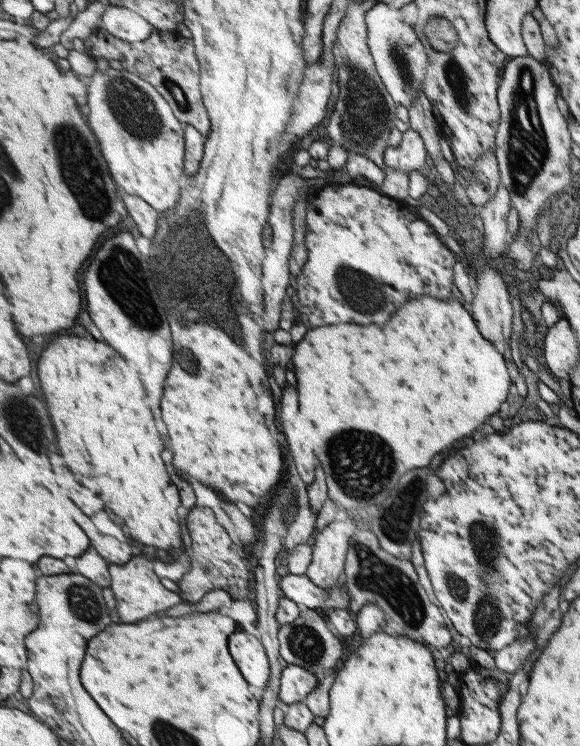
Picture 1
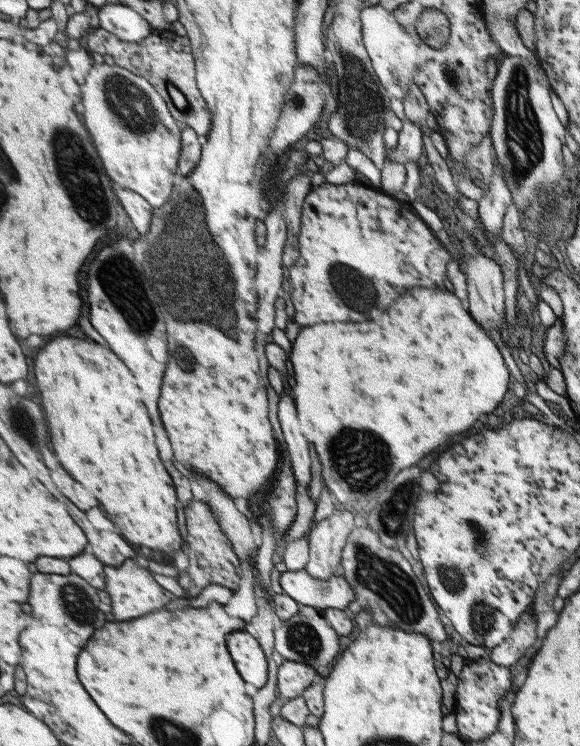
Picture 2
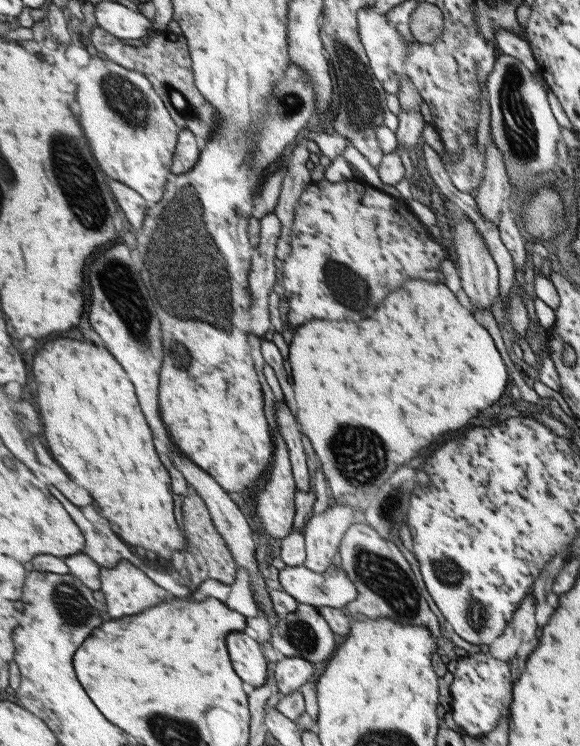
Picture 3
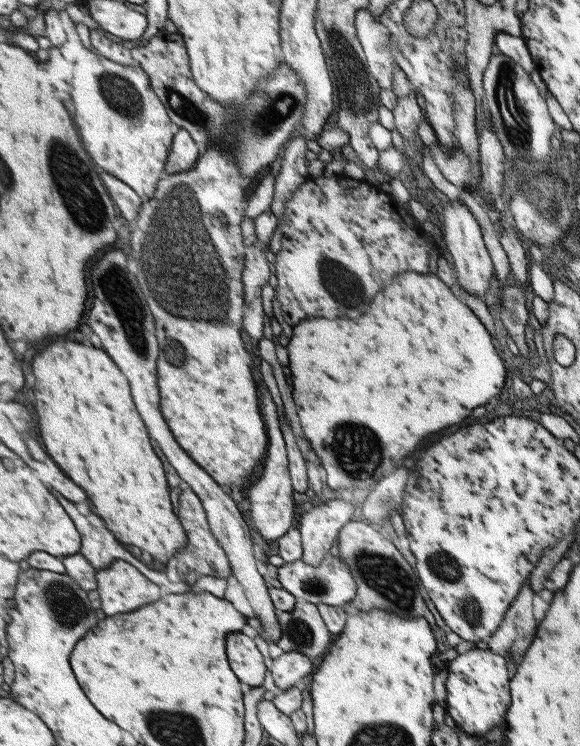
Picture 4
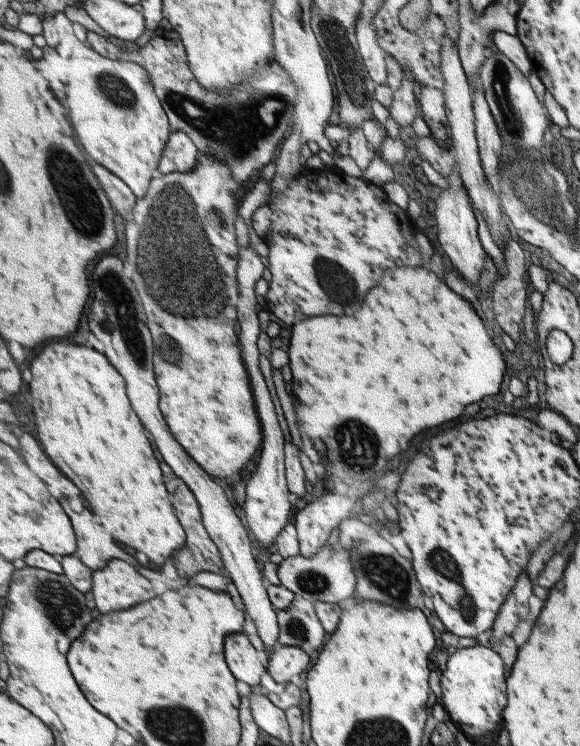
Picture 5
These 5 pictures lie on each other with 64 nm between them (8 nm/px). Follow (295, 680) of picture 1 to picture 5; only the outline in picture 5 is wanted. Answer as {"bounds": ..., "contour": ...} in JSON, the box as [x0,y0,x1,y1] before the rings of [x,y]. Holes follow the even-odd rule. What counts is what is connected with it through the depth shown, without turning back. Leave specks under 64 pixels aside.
{"bounds":[269,645,313,683],"contour":[[[278,645],[270,656],[269,672],[276,682],[290,683],[296,674],[308,672],[313,660],[303,648],[292,645]]]}

